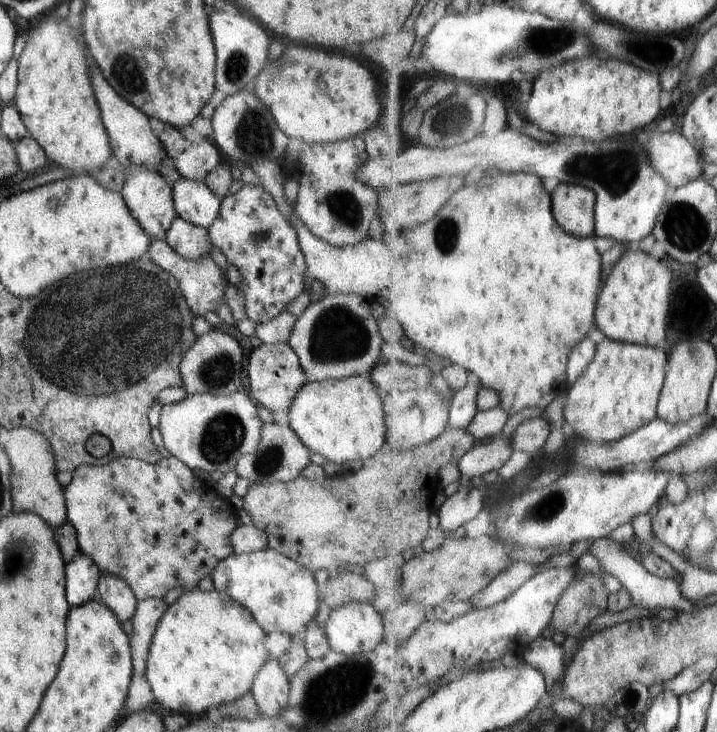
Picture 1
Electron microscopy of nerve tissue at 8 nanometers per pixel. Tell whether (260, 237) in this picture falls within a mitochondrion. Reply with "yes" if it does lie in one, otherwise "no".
yes

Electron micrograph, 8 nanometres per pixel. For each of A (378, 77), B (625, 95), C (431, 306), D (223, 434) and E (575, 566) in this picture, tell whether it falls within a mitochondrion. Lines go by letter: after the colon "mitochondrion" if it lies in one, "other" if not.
A: other
B: other
C: other
D: mitochondrion
E: other

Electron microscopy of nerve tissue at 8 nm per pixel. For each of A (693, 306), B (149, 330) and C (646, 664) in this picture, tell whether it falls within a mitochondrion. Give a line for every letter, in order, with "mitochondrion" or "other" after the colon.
A: other
B: mitochondrion
C: mitochondrion

